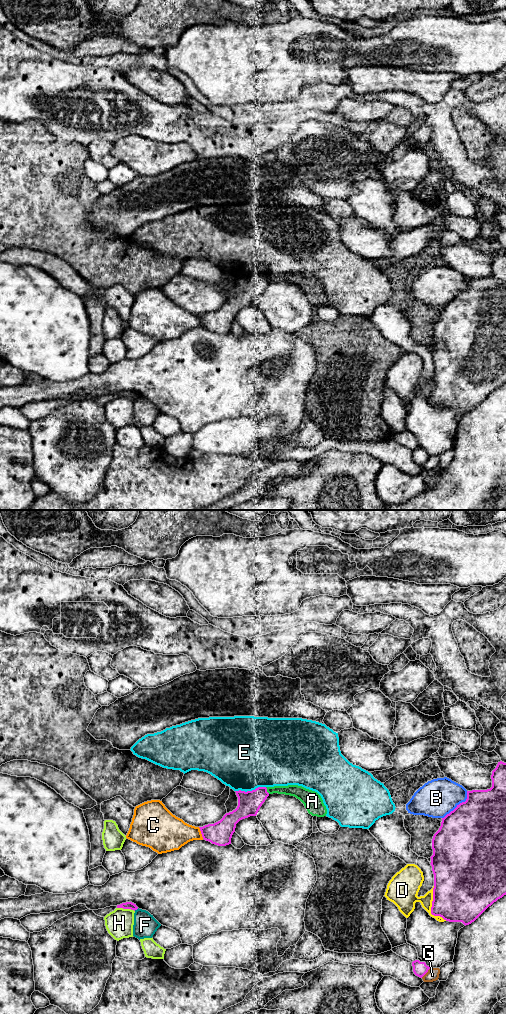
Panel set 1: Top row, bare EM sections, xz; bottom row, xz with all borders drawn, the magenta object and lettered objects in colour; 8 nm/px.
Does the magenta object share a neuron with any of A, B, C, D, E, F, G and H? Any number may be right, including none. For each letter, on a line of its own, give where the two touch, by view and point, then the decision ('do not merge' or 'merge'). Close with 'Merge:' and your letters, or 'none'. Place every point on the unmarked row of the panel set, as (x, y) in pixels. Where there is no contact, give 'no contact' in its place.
A: contact xz (266, 278); do not merge
B: contact xz (459, 292); do not merge
C: contact xz (201, 321); do not merge
D: contact xz (431, 395); do not merge
E: contact xz (250, 279); do not merge
F: contact xz (136, 397); do not merge
G: contact xz (425, 461); do not merge
H: contact xz (126, 396); do not merge
Merge: none

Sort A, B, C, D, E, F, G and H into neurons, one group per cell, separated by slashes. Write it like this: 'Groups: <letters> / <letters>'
Groups: A / B / C / D F / E / G / H

